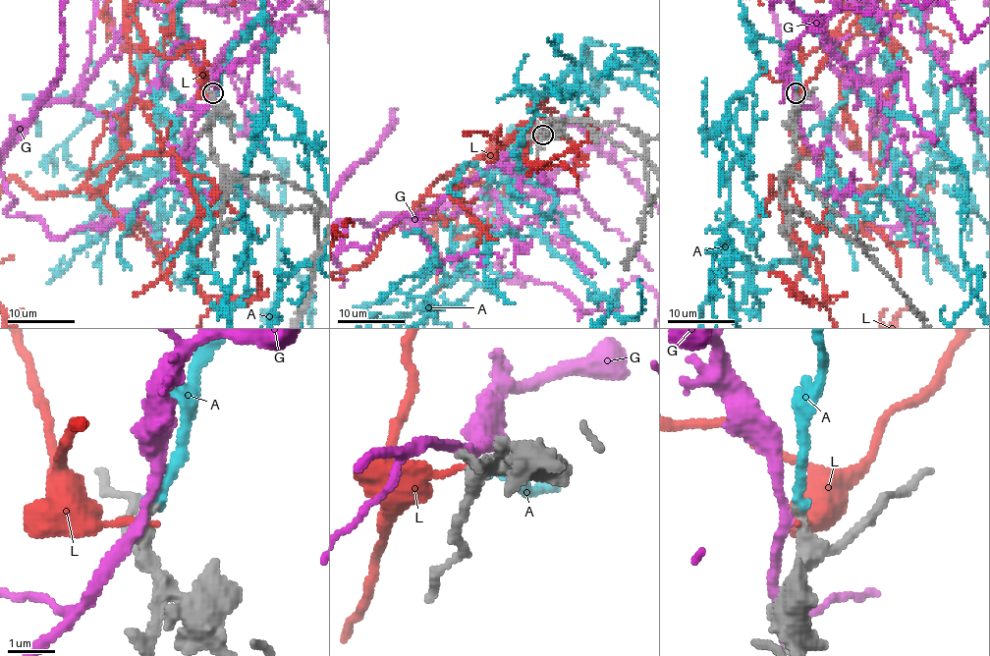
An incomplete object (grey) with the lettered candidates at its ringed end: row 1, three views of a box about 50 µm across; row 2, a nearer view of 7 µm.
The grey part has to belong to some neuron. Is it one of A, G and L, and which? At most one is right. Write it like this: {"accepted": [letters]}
{"accepted": ["A"]}

